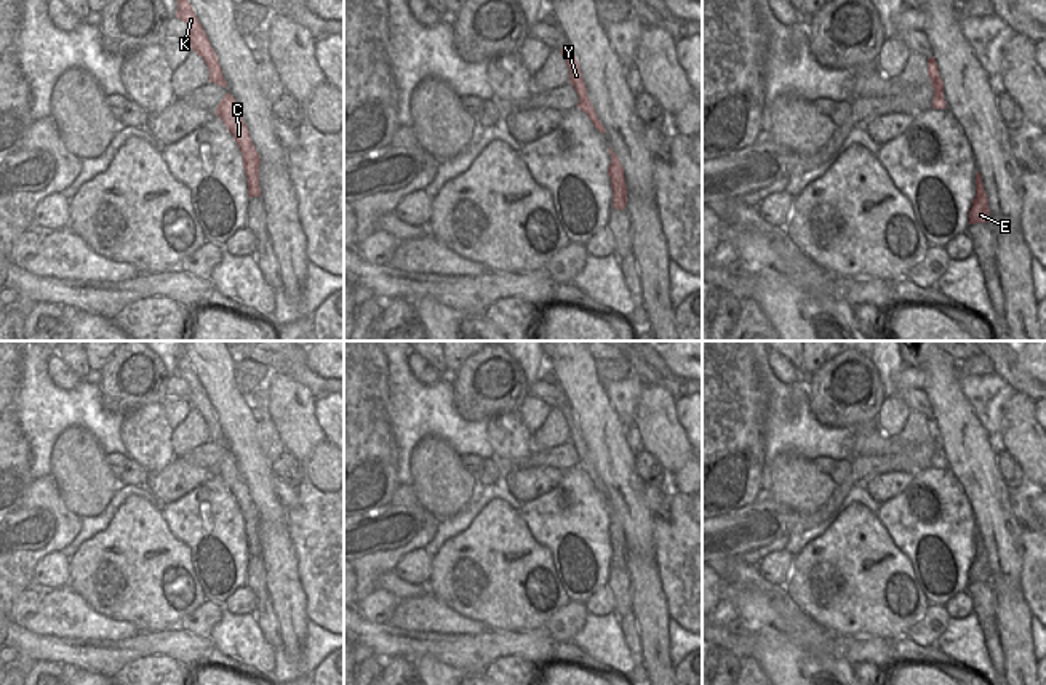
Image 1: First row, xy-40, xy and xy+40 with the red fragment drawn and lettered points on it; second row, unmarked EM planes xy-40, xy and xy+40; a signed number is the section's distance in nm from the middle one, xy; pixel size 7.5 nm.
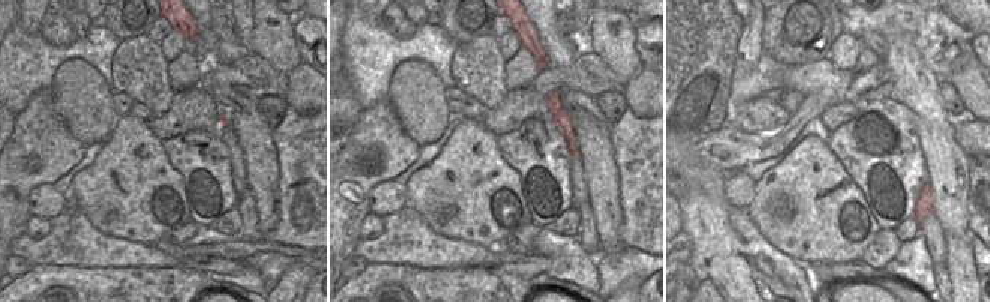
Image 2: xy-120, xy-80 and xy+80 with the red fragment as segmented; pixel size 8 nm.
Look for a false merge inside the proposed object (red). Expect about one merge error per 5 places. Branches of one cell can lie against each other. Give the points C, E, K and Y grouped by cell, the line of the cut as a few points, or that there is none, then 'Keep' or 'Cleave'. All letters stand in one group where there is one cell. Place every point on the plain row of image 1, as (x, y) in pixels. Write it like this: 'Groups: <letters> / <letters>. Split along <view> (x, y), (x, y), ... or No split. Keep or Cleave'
Groups: C E K Y. No split. Keep

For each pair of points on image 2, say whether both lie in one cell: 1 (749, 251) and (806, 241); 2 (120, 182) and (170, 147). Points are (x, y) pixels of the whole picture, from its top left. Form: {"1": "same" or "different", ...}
{"1": "different", "2": "different"}

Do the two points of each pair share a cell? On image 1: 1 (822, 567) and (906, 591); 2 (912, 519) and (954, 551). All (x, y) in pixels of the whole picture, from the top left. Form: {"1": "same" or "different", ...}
{"1": "same", "2": "same"}

